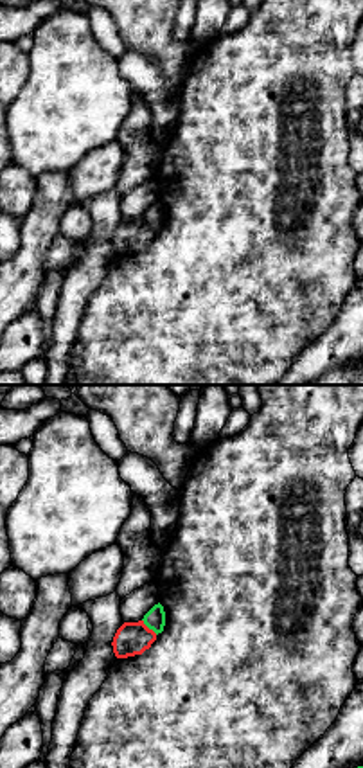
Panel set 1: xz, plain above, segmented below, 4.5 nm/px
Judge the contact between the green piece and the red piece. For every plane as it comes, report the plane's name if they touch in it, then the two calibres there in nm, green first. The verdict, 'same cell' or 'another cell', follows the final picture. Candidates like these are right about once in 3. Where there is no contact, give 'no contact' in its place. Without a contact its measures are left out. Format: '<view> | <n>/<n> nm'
xz | 100/150 nm

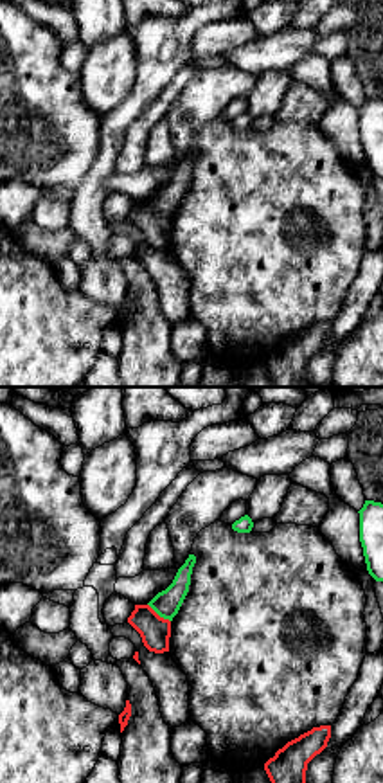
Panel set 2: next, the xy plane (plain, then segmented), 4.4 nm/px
xy | 120/140 nm

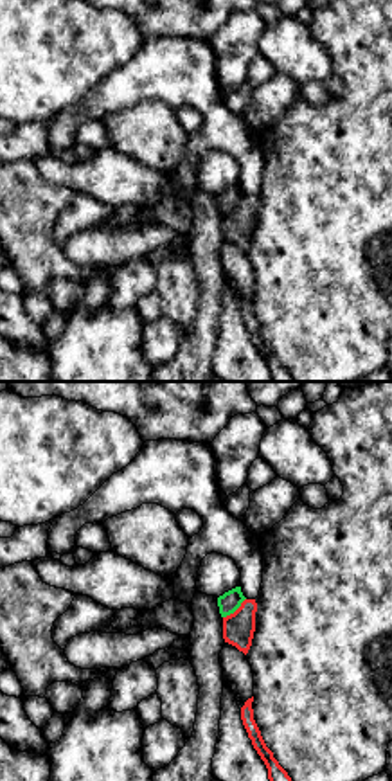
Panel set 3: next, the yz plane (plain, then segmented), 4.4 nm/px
yz | 90/140 nm

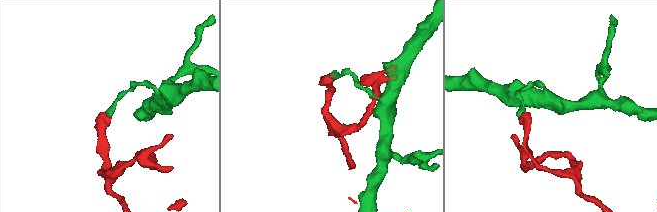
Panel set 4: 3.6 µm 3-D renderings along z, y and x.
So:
another cell

